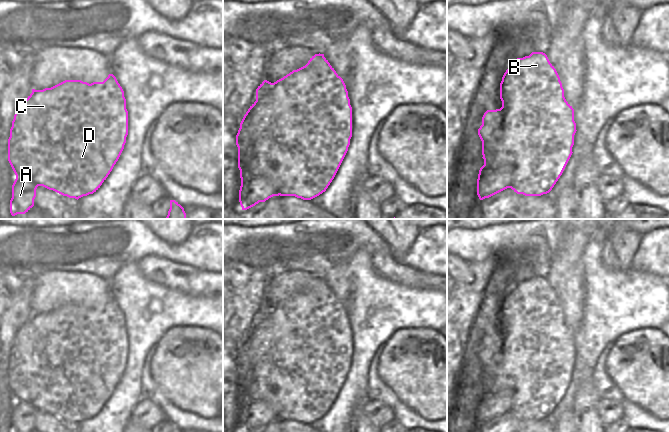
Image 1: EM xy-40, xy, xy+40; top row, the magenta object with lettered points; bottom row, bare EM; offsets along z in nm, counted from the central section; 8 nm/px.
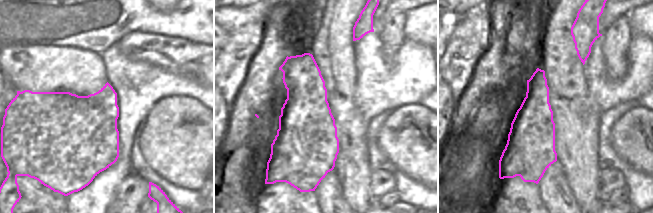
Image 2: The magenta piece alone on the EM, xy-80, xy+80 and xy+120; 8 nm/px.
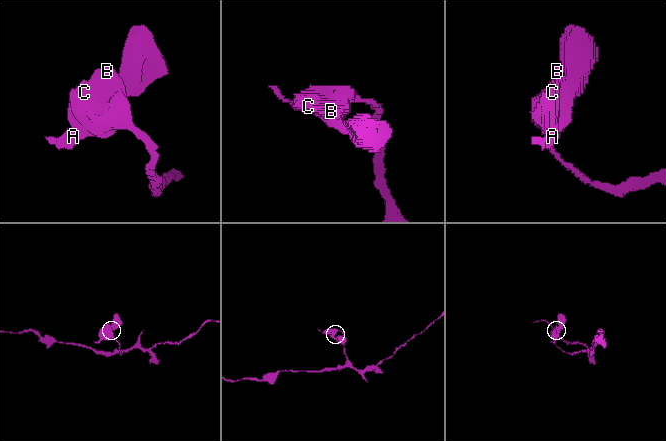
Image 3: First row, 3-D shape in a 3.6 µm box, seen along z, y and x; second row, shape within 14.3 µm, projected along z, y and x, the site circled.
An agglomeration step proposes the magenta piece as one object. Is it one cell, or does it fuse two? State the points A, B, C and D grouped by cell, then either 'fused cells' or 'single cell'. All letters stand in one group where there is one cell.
A / B C D; fused cells

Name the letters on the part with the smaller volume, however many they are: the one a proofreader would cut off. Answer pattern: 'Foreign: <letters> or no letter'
Foreign: A

